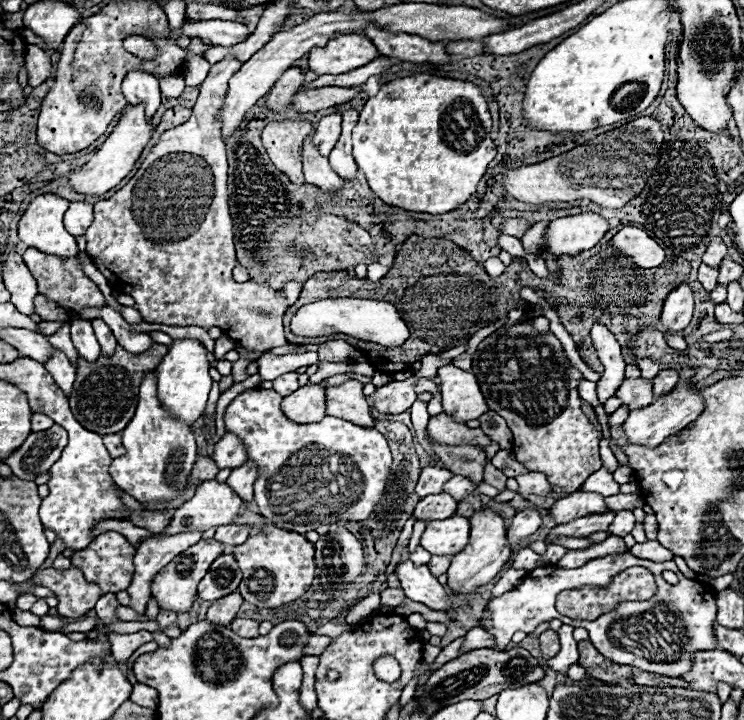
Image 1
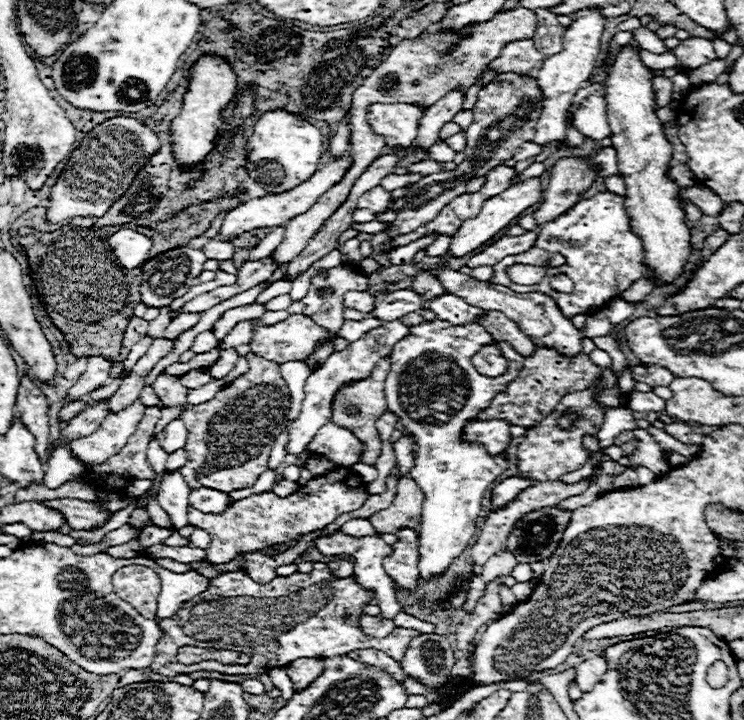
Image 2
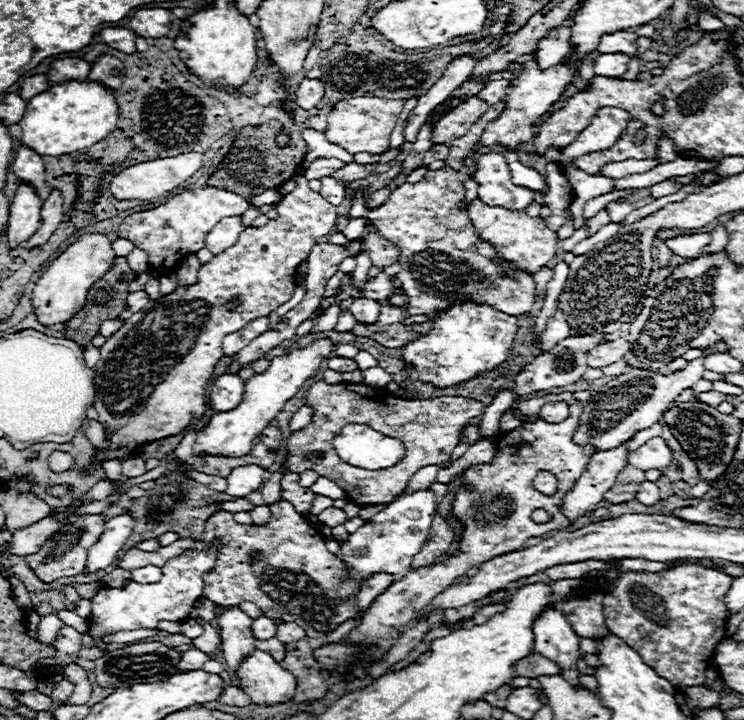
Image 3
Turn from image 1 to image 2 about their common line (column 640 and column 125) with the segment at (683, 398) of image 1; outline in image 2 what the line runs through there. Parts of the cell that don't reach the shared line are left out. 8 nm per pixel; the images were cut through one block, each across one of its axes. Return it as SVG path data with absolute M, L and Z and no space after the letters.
M136 400L134 404L120 412L110 412L96 432L72 440L70 450L84 462L90 464L104 462L106 458L118 454L128 444L128 438L134 434L138 422L144 416L144 410L146 406L140 400Z

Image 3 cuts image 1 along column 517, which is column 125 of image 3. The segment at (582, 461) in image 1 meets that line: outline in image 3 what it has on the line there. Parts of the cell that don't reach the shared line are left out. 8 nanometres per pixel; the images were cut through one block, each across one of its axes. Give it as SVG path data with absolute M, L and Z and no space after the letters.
M298 176L296 184L296 190L284 196L284 200L278 204L276 220L270 220L260 228L246 228L238 236L238 242L234 246L216 254L208 264L200 268L196 284L182 286L176 292L166 294L166 298L148 302L104 342L104 346L100 348L100 362L94 366L94 382L98 384L96 396L104 398L96 398L94 408L100 414L98 422L106 426L110 440L110 458L126 460L140 444L180 434L194 420L202 418L206 410L204 384L212 376L214 364L222 358L224 336L238 332L254 318L274 312L278 306L292 298L296 268L302 260L308 258L318 238L328 236L334 230L338 220L336 206L328 204L318 192L312 192L304 176Z

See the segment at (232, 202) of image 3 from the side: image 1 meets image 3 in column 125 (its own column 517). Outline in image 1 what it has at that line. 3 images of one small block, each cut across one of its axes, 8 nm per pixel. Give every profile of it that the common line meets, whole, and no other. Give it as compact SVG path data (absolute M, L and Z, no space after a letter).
M508 218L502 226L500 226L500 232L502 234L508 234L508 236L516 236L516 238L522 238L524 232L530 228L532 224L522 220L522 218Z

